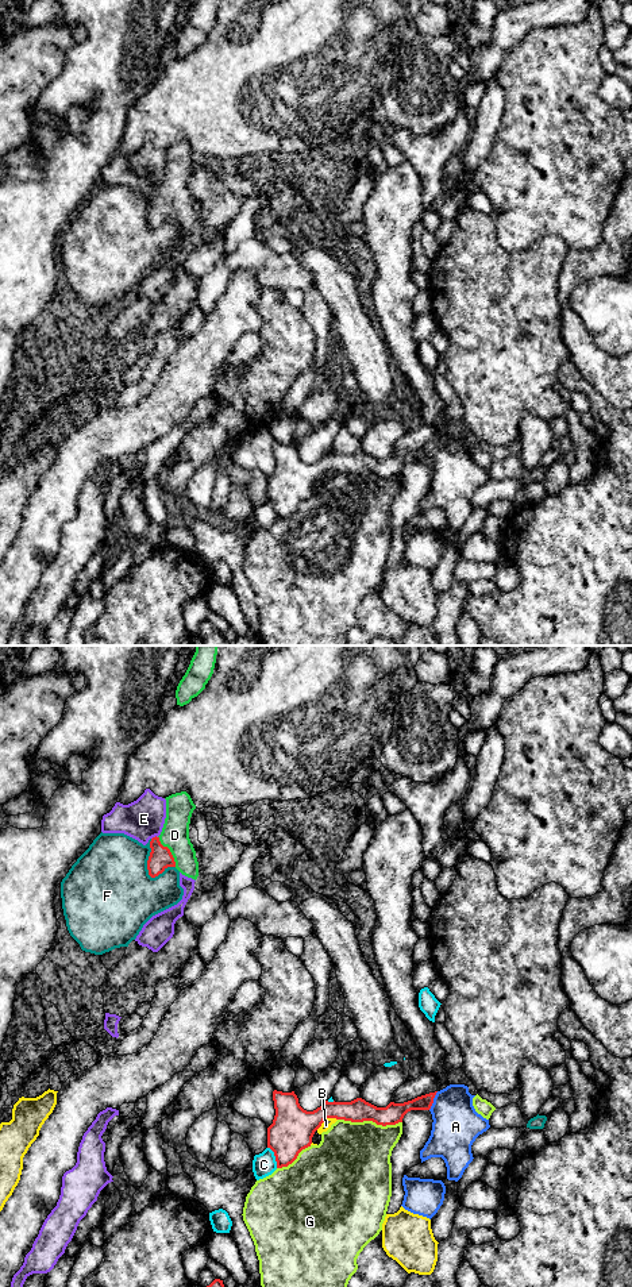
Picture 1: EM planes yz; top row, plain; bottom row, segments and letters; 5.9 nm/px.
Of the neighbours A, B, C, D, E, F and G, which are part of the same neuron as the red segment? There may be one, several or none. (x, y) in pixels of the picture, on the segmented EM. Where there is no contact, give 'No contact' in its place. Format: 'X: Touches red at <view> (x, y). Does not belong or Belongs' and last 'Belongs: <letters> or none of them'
A: Touches red at yz (432, 1101). Does not belong
B: Touches red at yz (326, 1118). Does not belong
C: Touches red at yz (276, 1158). Does not belong
D: Touches red at yz (169, 851). Belongs
E: Touches red at yz (155, 836). Does not belong
F: Touches red at yz (149, 859). Does not belong
G: Touches red at yz (370, 1120). Does not belong
Belongs: D

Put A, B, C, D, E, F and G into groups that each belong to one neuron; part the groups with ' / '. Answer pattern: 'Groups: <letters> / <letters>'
Groups: A / B / C / D / E / F / G

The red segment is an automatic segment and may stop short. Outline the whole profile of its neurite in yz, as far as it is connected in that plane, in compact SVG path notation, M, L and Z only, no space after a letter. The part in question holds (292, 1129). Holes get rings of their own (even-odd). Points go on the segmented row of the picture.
M273 1091L275 1115L267 1128L267 1148L274 1152L277 1168L292 1164L298 1153L311 1147L315 1132L327 1118L351 1122L373 1121L377 1125L396 1125L402 1122L411 1110L429 1110L438 1091L417 1097L404 1103L390 1102L386 1107L377 1107L362 1098L351 1102L325 1101L313 1111L304 1110L298 1098L292 1093Z

